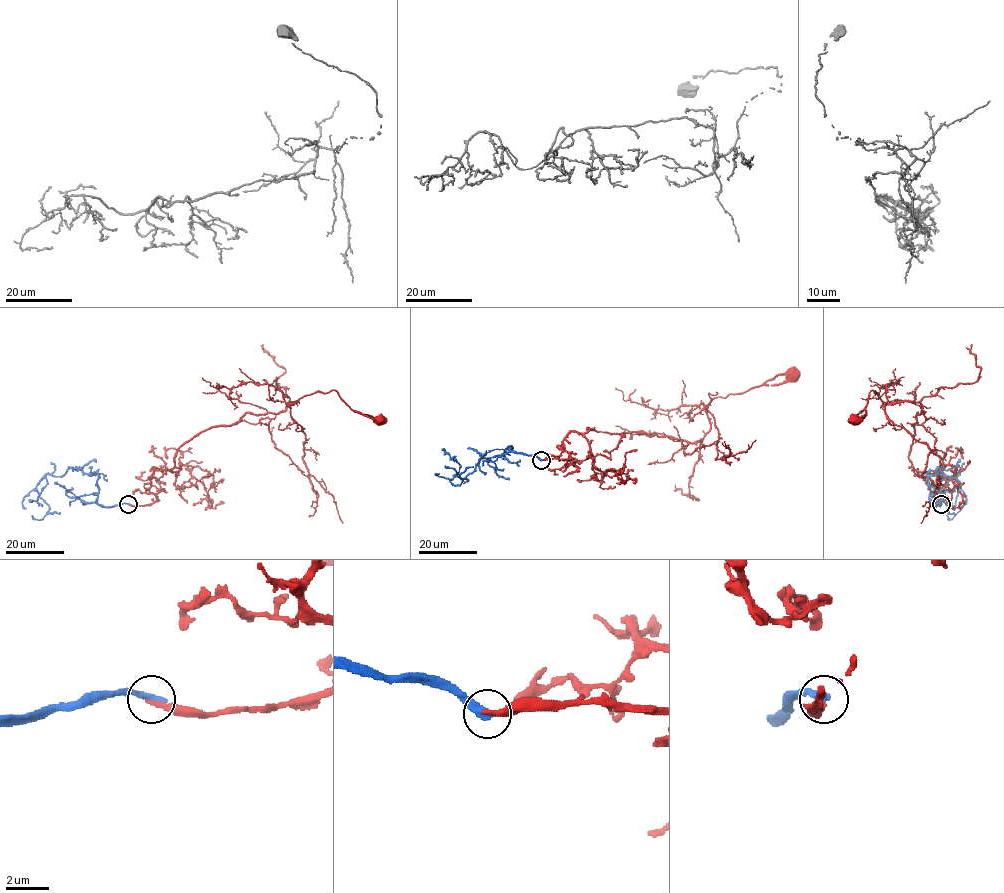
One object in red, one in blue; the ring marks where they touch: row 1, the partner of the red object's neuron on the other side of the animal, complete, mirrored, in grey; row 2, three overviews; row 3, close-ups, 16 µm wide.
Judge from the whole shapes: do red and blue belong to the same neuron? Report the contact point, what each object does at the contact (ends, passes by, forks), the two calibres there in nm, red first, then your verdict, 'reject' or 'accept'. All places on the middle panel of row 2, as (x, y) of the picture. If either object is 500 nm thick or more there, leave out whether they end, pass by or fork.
place (541, 460); red ends; blue ends; calibres 280 and 400 nm; accept

